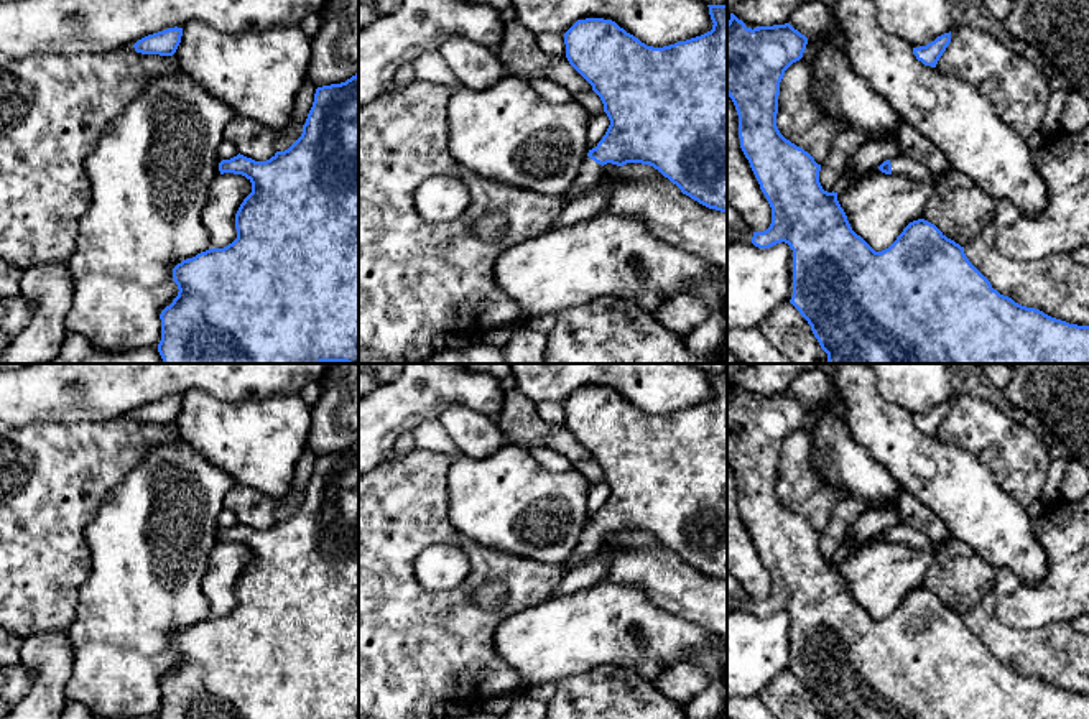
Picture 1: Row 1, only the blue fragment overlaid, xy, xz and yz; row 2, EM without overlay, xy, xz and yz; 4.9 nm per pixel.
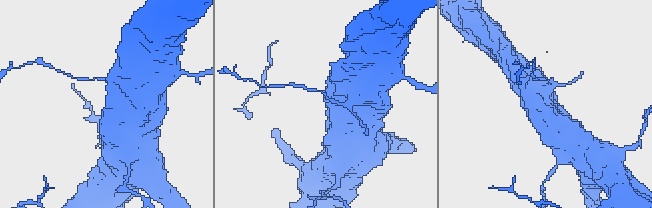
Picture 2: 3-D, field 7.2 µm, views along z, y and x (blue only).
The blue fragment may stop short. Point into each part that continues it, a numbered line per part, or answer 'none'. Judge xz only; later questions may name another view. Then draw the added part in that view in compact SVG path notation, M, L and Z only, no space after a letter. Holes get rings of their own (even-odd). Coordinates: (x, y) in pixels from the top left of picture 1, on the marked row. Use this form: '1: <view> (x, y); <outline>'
1: xz (589, 173); M586 156L582 166L579 168L574 184L564 194L568 204L579 194L591 191L600 181L600 178L602 178L602 165Z

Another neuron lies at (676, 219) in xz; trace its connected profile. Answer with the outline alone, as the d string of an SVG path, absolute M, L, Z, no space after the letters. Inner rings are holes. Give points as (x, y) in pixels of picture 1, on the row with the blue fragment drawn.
M665 176L600 179L610 188L605 211L642 219L653 237L727 270L727 212L699 204Z

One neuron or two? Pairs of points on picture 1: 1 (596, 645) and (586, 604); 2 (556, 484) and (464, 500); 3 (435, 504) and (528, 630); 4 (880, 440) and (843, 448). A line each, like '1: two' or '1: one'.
1: one
2: one
3: two
4: two

